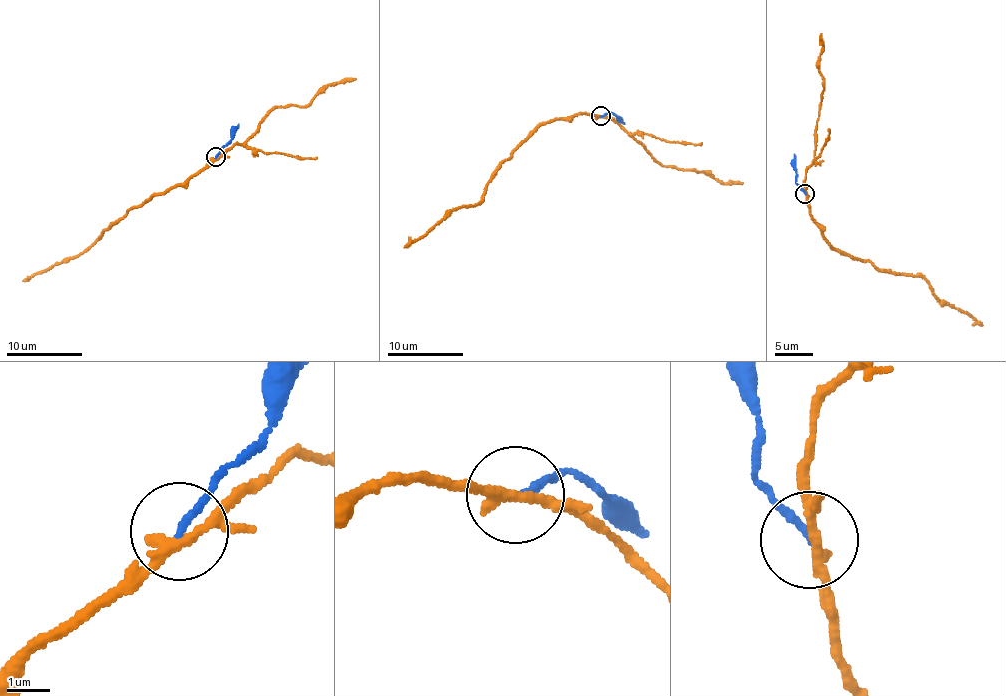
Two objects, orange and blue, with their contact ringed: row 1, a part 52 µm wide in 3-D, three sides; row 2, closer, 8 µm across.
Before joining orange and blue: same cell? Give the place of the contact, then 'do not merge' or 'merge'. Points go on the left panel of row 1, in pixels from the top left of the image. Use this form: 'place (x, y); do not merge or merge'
place (216, 157); do not merge

